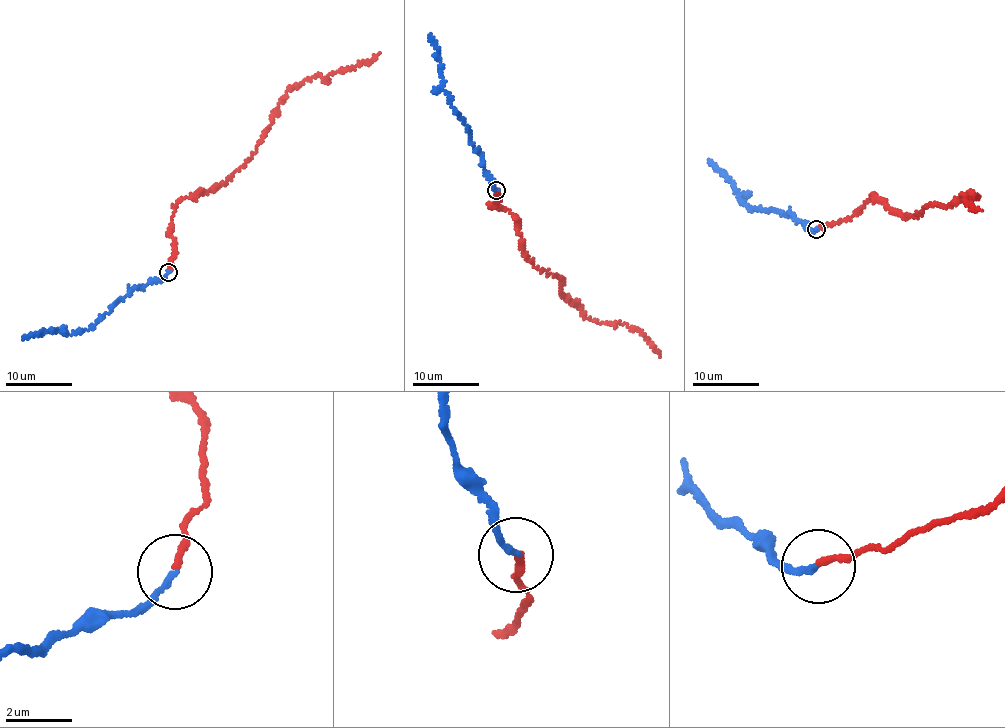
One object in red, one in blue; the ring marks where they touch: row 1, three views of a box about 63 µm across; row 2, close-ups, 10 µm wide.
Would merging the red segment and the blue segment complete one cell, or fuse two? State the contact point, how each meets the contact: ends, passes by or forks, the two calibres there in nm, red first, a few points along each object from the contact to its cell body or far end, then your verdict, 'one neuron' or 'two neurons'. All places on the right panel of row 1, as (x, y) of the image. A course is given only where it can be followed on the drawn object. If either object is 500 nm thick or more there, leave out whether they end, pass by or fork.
(816, 229) | red ends | blue ends | 190/170 nm | red via (817, 229), (849, 219), (873, 195), (907, 217), (971, 194), (979, 197), (964, 202), (981, 210) | blue via (817, 229), (806, 228), (790, 214), (746, 207), (726, 174), (709, 161) | one neuron

